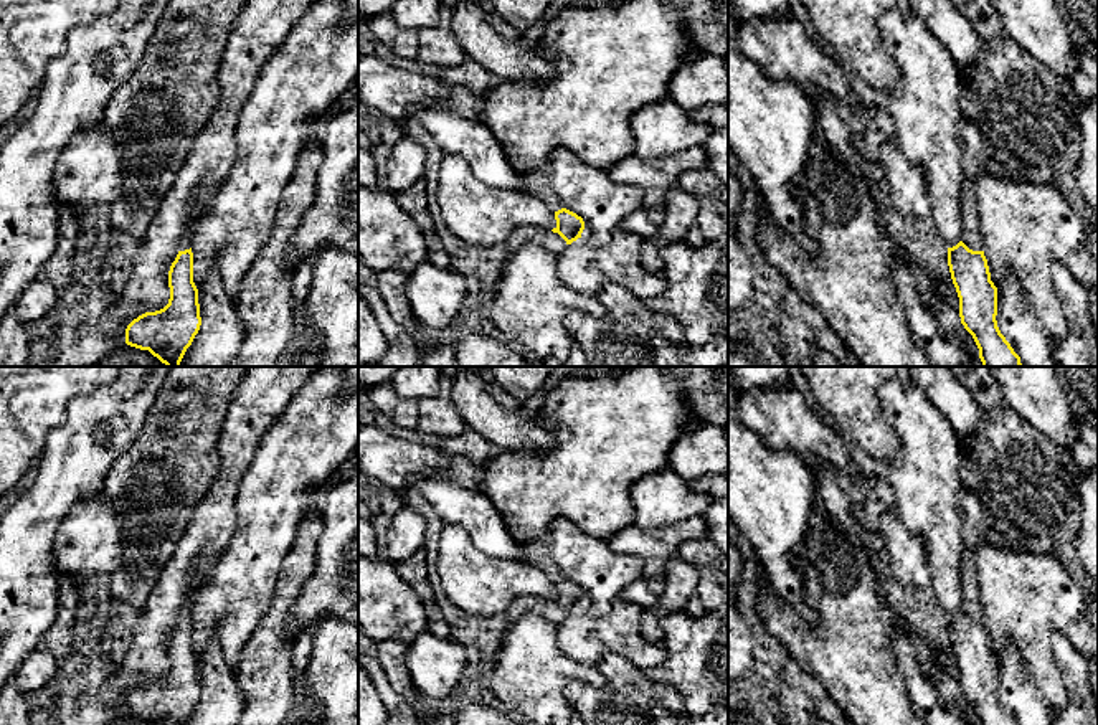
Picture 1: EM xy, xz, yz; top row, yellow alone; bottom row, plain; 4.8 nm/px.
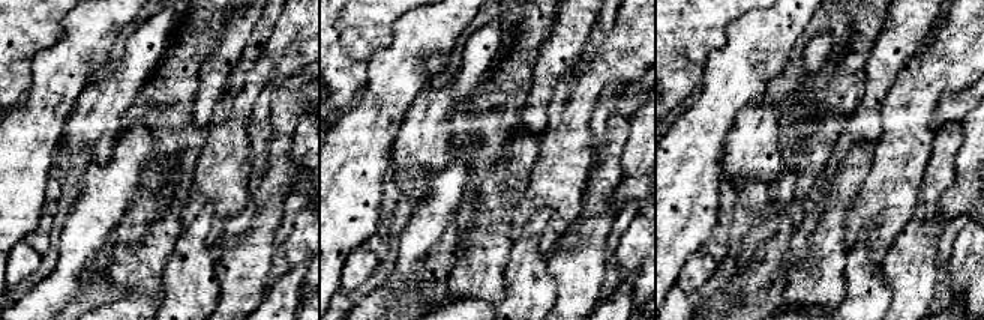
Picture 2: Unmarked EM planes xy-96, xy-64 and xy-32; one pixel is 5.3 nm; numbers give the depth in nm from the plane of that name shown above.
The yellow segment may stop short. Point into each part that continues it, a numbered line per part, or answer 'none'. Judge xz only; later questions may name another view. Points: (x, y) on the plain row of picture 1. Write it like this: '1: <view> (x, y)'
1: xz (552, 611)

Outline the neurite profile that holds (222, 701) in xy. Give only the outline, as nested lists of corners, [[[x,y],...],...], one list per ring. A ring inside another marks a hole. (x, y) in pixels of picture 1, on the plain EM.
[[[218,642],[203,651],[198,674],[201,695],[185,725],[236,725],[244,708],[244,694]]]

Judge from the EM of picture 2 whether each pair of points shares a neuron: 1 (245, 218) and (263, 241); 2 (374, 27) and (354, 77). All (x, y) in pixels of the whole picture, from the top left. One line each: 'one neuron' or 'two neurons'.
1: two neurons
2: one neuron

